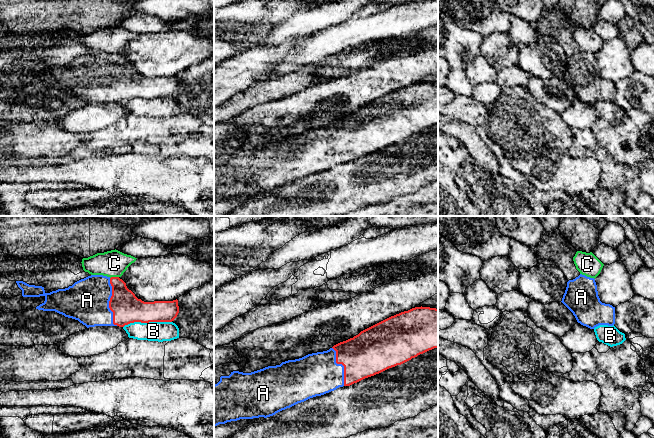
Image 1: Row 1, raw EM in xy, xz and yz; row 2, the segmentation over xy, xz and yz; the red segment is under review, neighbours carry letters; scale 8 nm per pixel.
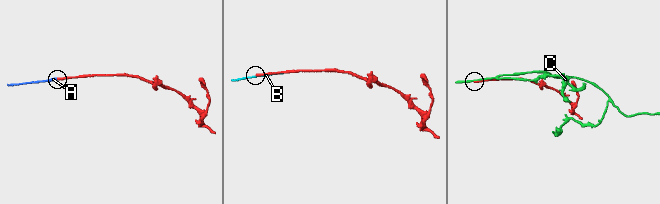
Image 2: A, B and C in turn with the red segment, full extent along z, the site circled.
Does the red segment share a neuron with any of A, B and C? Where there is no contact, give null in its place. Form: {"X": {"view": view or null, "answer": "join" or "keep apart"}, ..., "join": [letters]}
{"A": {"view": "xy", "answer": "join"}, "B": {"view": "xy", "answer": "keep apart"}, "C": {"view": "xy", "answer": "keep apart"}, "join": ["A"]}

